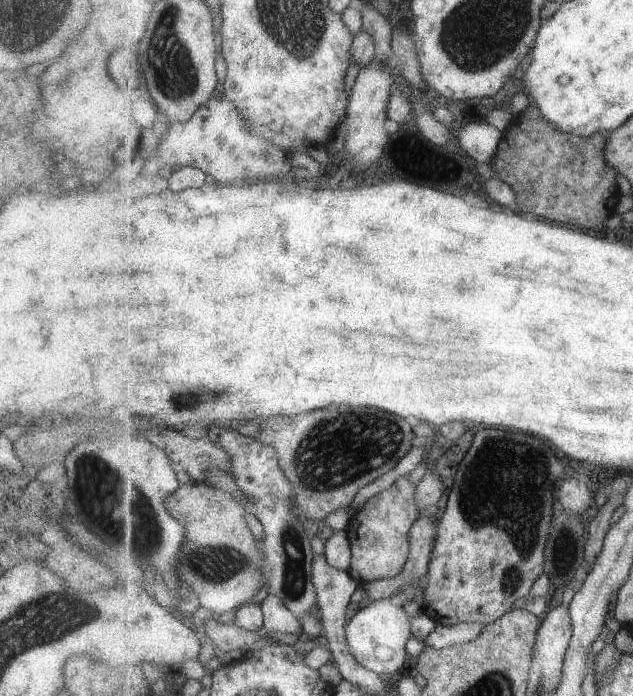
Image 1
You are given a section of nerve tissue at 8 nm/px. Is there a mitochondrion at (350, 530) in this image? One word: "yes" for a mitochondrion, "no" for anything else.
no

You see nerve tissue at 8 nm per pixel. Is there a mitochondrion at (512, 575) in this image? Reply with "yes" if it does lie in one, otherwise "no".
yes

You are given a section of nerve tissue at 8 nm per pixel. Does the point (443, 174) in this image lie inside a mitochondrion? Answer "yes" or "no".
no

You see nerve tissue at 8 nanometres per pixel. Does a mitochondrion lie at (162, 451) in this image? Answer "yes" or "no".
no

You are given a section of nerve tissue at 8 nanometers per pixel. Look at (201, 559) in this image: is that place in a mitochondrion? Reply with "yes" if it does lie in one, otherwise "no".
yes

